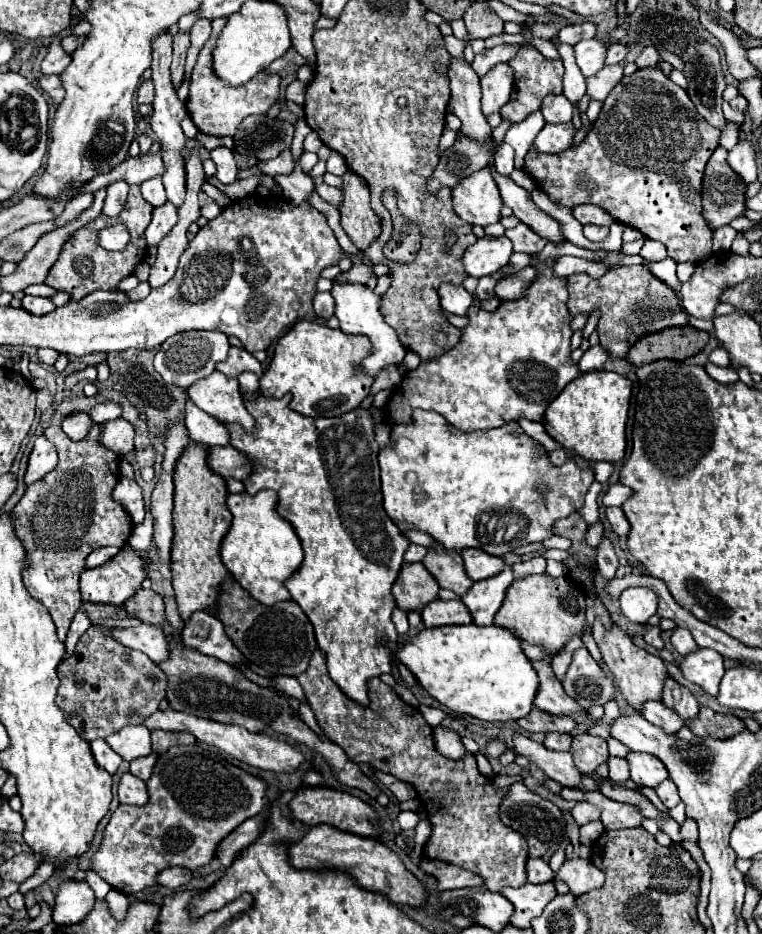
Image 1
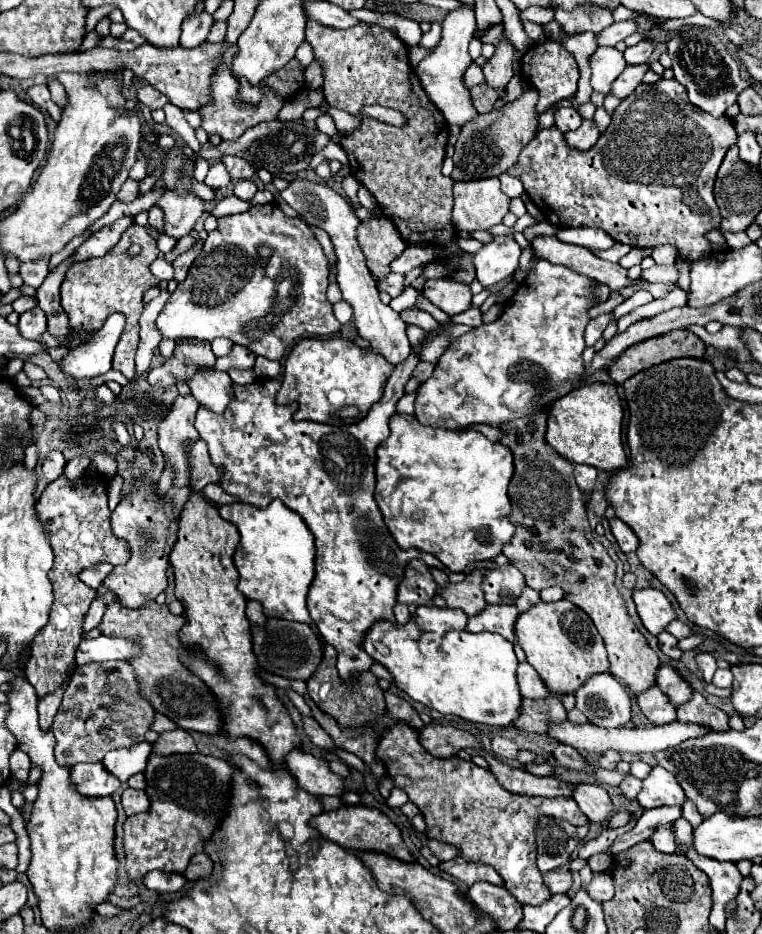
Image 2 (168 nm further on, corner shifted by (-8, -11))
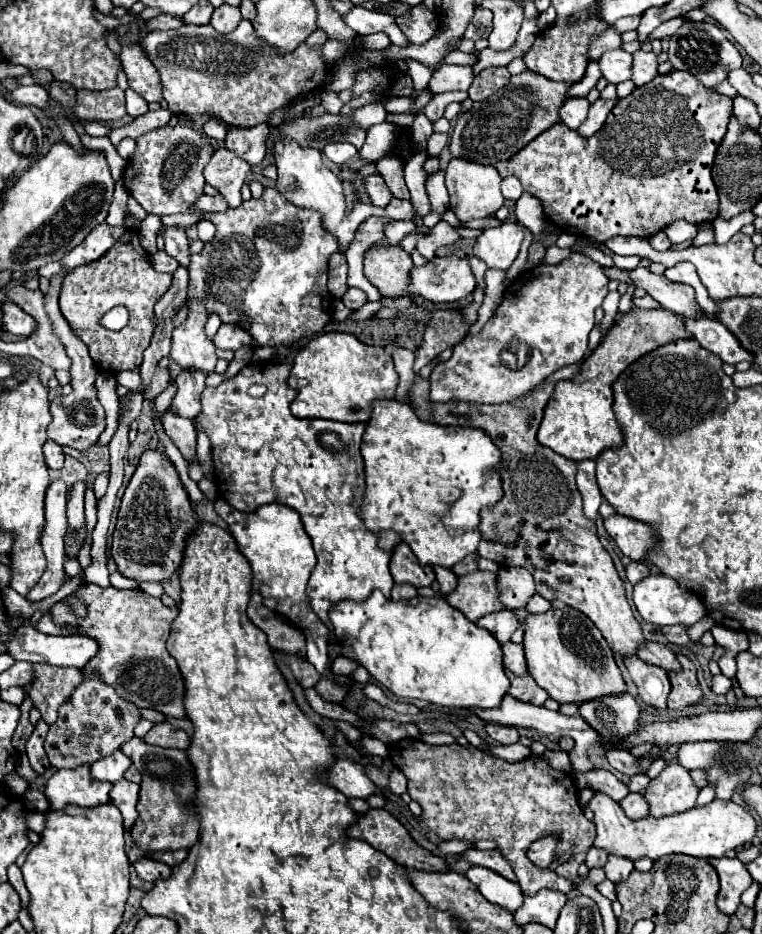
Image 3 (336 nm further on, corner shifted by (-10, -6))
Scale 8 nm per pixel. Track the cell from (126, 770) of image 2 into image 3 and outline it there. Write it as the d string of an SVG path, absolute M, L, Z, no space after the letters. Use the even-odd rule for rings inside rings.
M116 750L110 758L102 758L98 762L94 762L90 766L90 778L98 780L98 782L118 782L124 778L124 772L128 770L132 762L126 758L126 754L122 754L120 750Z

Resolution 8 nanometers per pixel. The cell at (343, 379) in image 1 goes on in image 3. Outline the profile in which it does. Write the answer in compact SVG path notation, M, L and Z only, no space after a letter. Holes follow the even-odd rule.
M324 332L312 338L294 358L288 380L298 396L290 404L296 418L326 418L336 422L368 422L370 404L380 398L394 398L398 374L386 348L368 346L344 332Z

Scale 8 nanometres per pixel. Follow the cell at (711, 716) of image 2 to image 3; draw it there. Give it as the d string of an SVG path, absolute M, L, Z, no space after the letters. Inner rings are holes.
M676 654L682 666L680 672L668 672L672 690L668 694L668 708L686 708L688 704L696 704L702 700L702 690L696 680L696 668L692 660L684 654Z

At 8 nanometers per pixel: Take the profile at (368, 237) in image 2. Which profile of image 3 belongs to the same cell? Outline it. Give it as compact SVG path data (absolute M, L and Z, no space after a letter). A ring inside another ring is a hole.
M398 246L370 248L364 256L364 276L384 298L412 298L412 294L408 294L412 268L410 256Z

